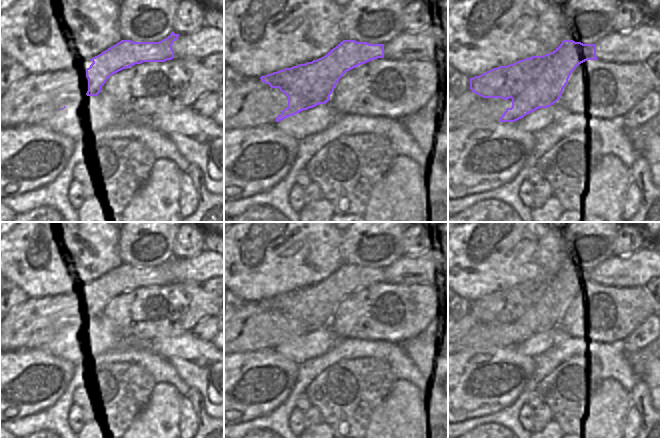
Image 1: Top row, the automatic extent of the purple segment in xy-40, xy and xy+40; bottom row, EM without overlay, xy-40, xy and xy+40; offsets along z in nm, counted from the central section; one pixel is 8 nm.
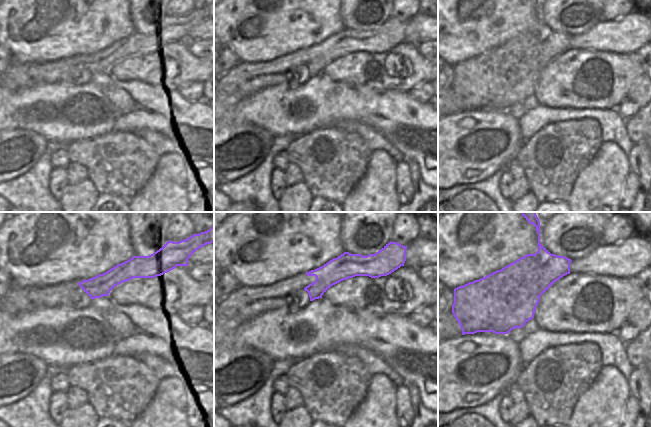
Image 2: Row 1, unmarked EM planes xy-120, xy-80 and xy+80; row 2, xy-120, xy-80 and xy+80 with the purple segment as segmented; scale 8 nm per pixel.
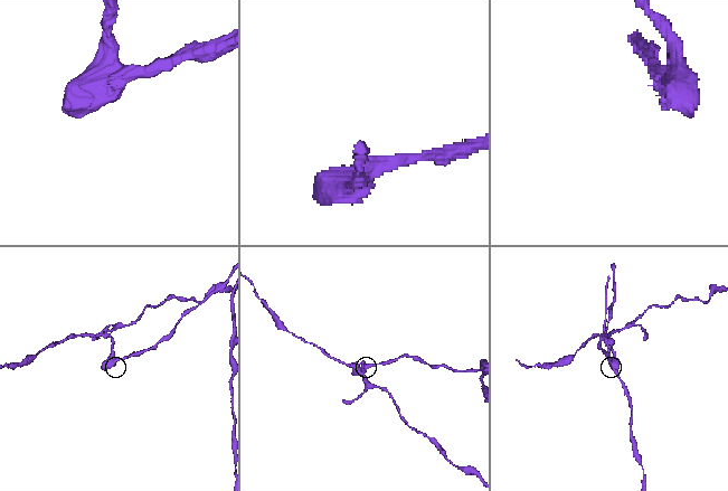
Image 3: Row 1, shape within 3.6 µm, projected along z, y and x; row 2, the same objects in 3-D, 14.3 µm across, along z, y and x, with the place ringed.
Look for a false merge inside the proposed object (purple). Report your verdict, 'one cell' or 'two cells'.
two cells

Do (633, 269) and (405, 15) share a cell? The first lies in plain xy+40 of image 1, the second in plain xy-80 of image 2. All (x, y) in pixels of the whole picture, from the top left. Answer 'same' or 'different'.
different

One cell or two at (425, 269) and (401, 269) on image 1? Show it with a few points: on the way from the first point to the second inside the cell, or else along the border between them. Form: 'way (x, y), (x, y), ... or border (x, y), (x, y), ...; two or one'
way (419, 269), (407, 269); one

